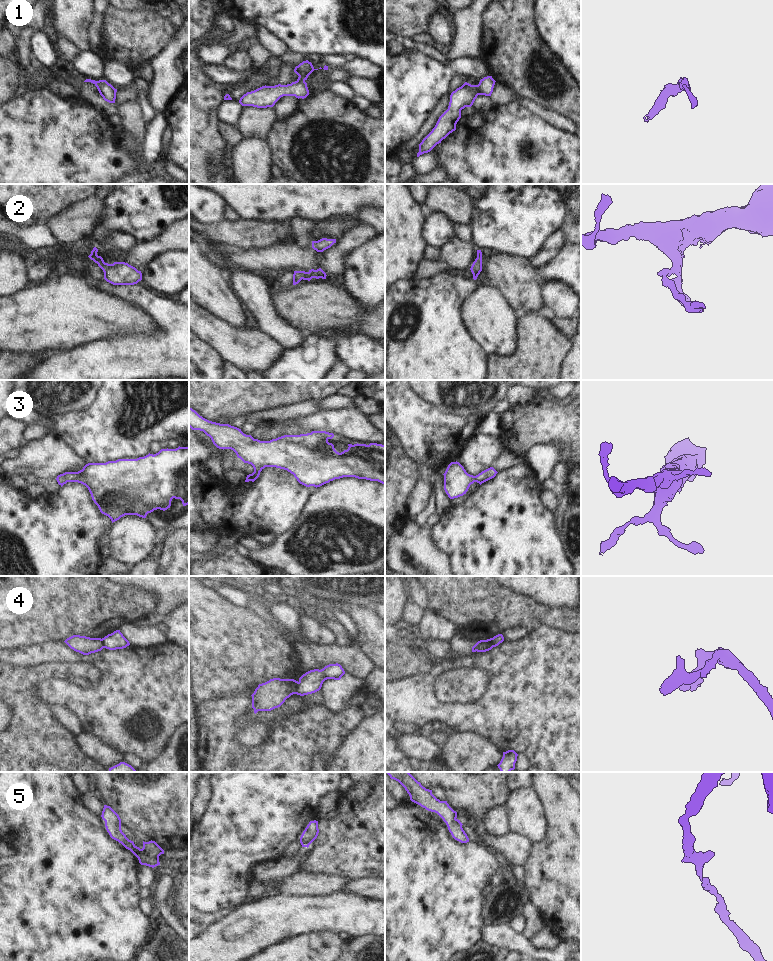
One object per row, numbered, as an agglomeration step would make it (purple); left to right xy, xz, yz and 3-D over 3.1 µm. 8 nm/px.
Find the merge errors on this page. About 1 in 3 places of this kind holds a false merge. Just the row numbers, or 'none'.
4

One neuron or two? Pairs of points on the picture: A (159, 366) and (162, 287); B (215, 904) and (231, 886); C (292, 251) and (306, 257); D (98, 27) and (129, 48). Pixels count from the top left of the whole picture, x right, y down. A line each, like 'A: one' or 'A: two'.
A: two
B: one
C: one
D: two

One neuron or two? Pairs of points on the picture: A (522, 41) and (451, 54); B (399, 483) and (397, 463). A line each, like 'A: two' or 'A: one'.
A: two
B: one

